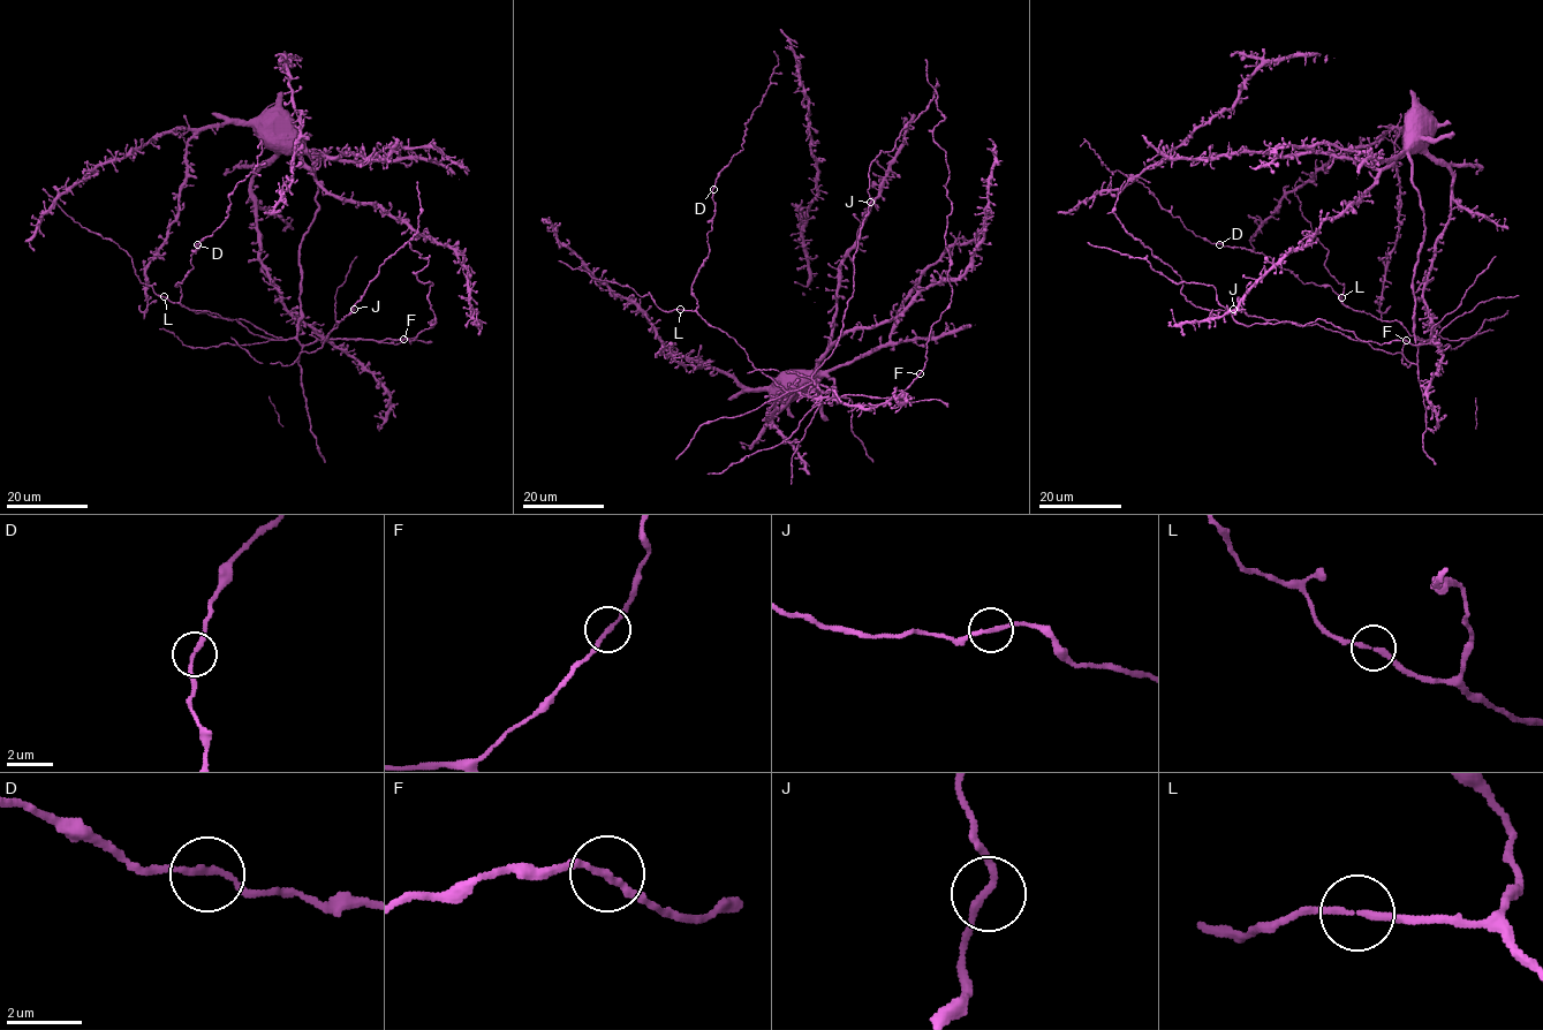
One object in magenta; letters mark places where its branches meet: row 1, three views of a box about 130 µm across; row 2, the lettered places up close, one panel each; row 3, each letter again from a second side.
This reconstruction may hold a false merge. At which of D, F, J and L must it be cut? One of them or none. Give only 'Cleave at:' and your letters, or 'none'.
Cleave at: none

